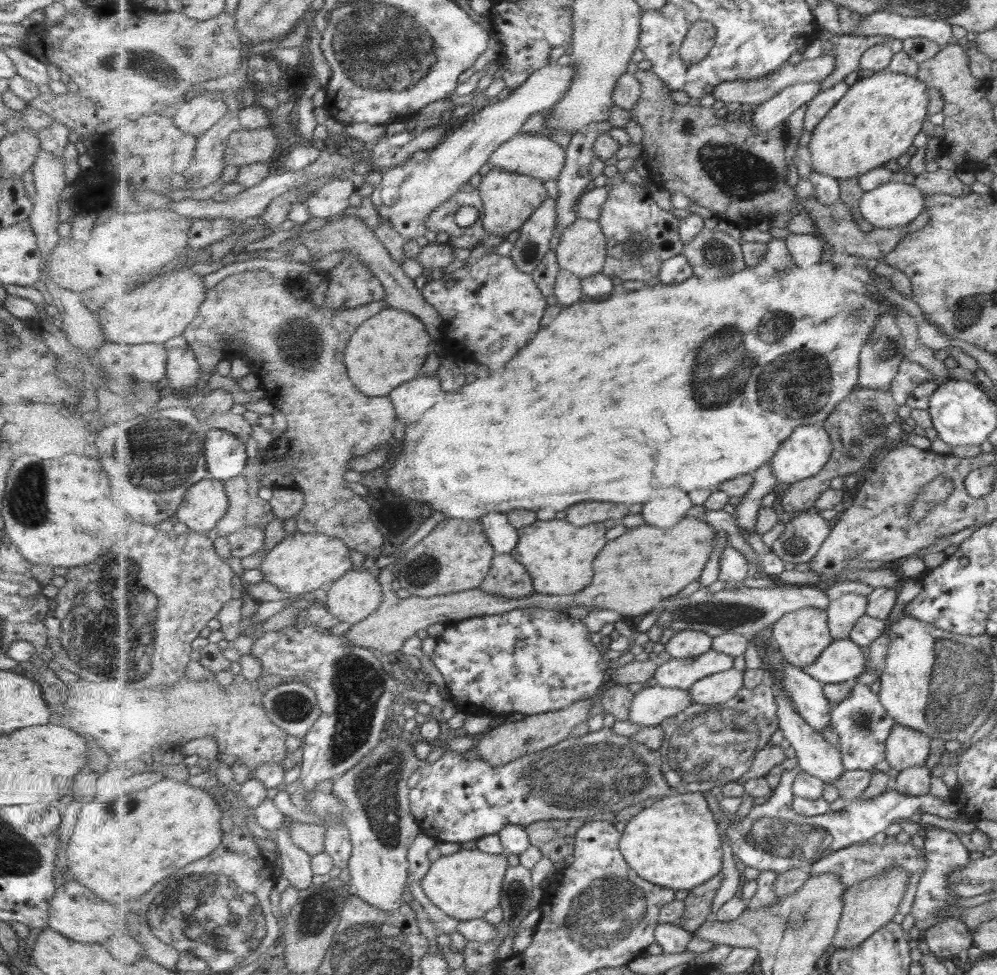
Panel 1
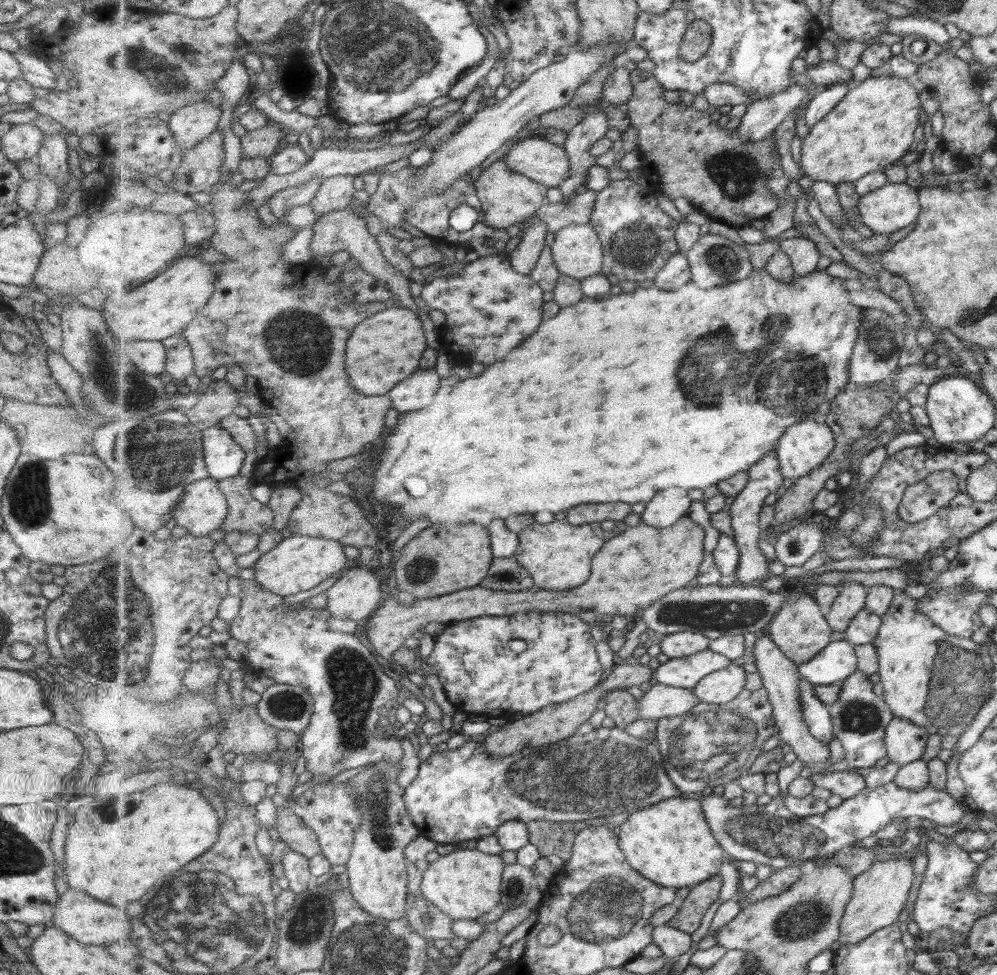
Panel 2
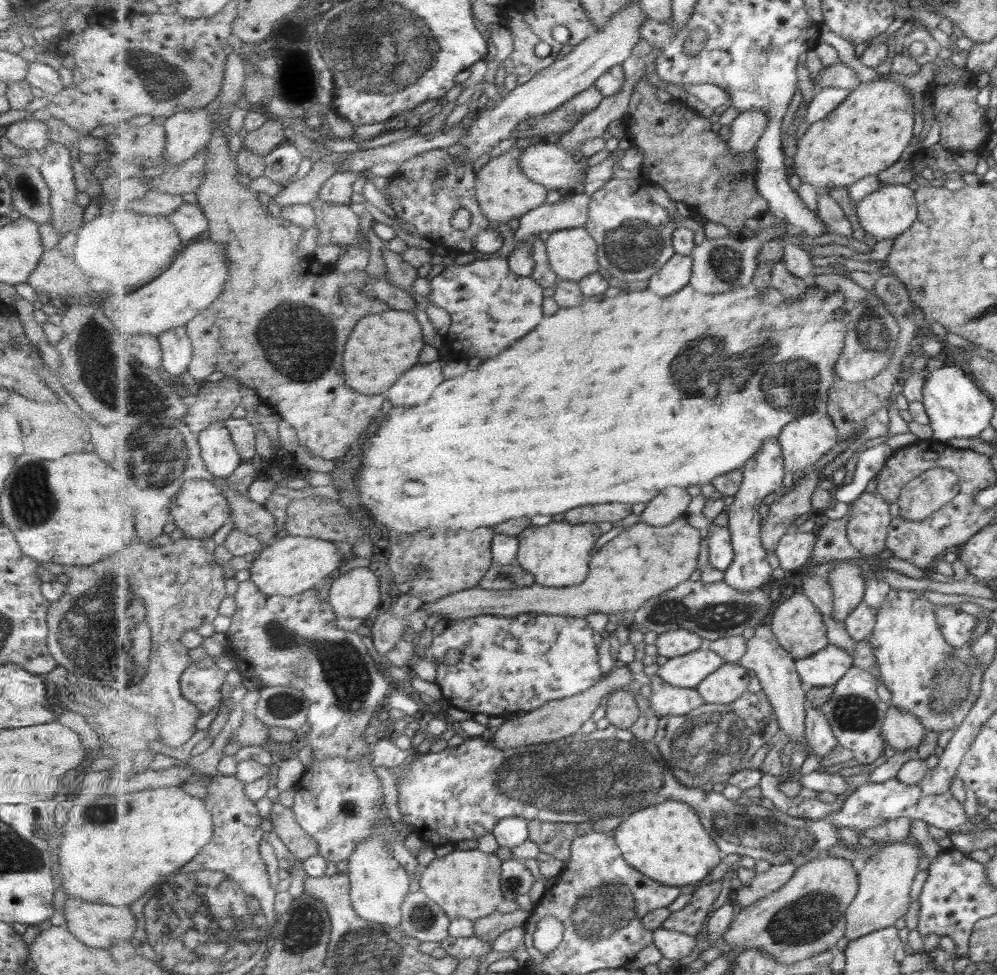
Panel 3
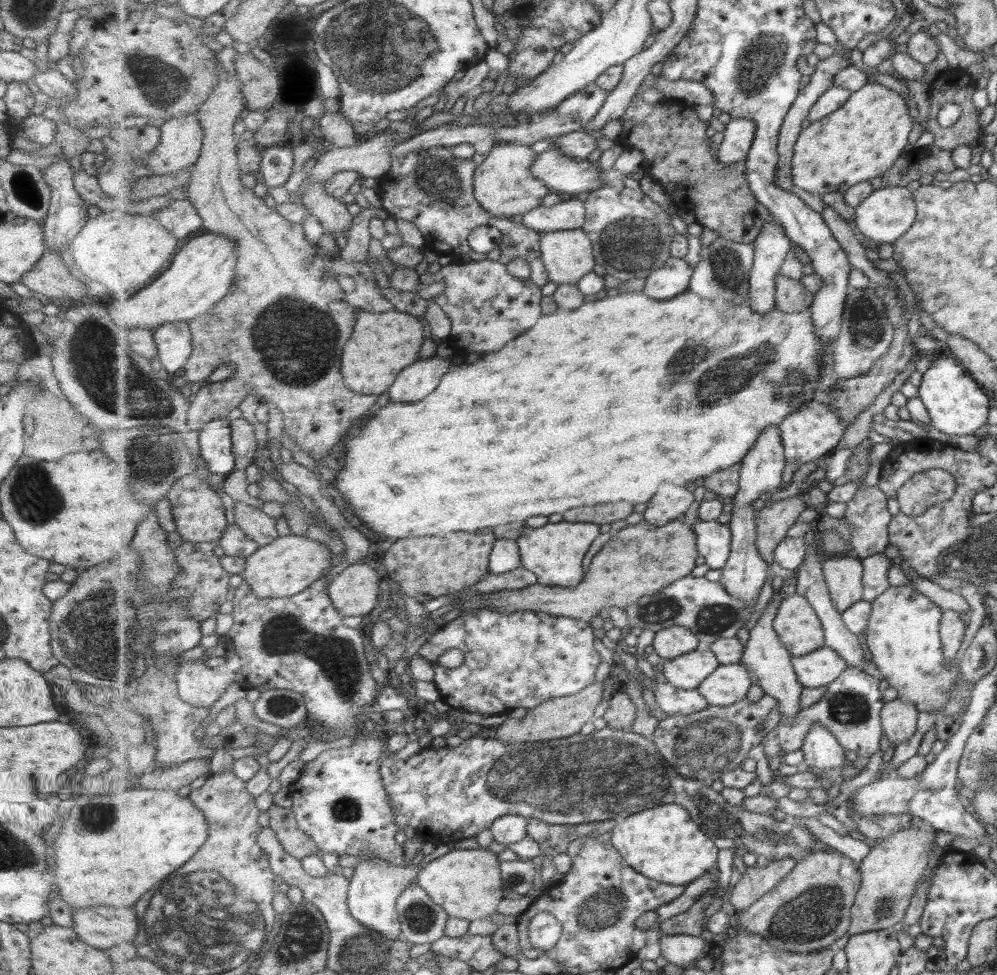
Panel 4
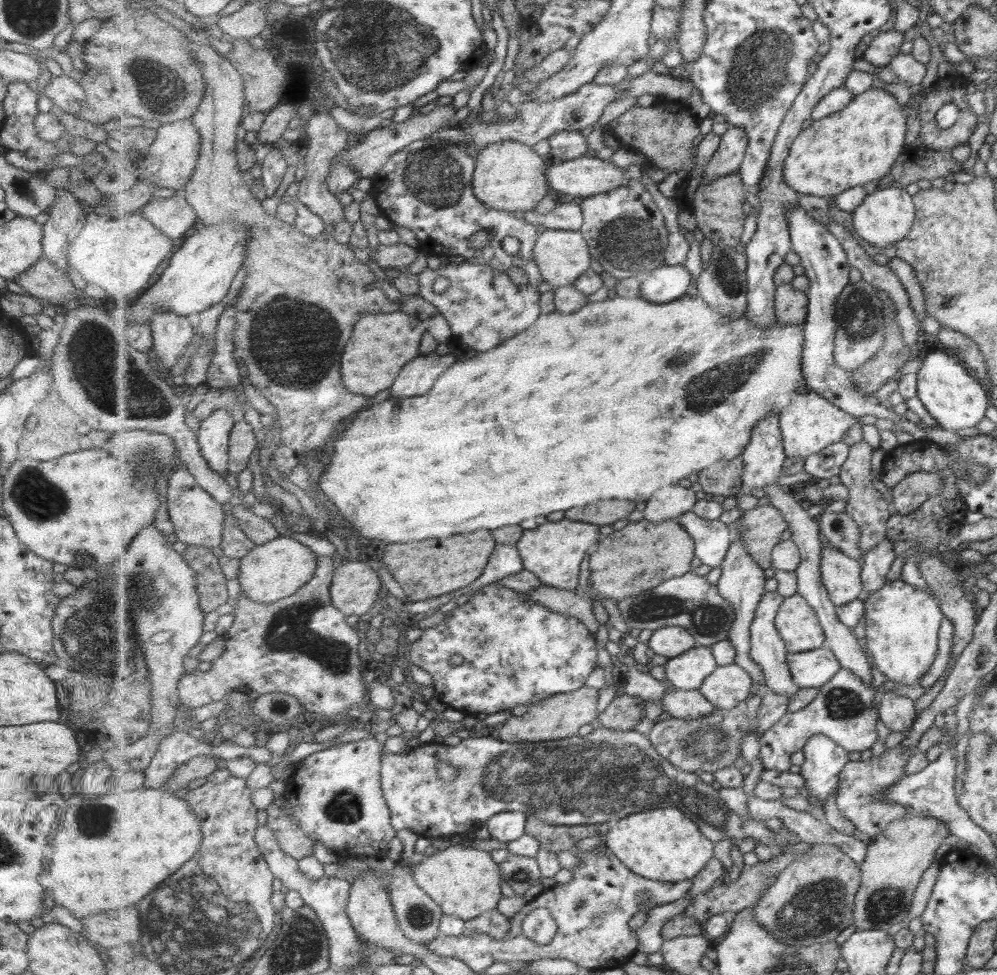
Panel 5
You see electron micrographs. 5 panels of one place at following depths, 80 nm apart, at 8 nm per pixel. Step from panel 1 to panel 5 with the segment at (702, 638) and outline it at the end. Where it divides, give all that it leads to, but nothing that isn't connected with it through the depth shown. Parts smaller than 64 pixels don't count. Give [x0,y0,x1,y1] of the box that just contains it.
[648,625,697,659]

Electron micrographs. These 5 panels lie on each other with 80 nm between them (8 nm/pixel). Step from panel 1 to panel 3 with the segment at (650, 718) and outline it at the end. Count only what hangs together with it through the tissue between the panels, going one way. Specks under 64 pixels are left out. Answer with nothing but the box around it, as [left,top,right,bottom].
[647,674,706,716]

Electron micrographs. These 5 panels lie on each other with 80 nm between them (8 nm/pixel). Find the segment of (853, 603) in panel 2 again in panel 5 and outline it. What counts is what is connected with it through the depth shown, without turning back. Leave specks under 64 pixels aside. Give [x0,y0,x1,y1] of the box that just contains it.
[822,547,863,606]

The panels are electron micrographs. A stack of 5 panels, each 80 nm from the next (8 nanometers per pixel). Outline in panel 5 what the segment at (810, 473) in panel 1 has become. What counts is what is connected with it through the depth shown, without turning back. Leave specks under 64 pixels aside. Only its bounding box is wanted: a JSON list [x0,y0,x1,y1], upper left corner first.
[778,386,879,459]

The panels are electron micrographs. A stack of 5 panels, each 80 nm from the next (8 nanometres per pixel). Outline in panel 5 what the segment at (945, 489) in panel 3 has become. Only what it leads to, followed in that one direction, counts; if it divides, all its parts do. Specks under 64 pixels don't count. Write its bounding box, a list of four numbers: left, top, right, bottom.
[892,471,943,515]

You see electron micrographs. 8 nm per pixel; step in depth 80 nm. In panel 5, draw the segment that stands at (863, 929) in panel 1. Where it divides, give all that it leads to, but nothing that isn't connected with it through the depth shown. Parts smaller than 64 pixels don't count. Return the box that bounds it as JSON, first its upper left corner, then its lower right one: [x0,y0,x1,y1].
[855,812,950,931]

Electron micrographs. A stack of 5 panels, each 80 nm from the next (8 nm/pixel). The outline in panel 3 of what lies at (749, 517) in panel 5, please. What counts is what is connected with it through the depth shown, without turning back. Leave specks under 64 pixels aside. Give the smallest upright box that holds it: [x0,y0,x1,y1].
[762,472,819,553]

